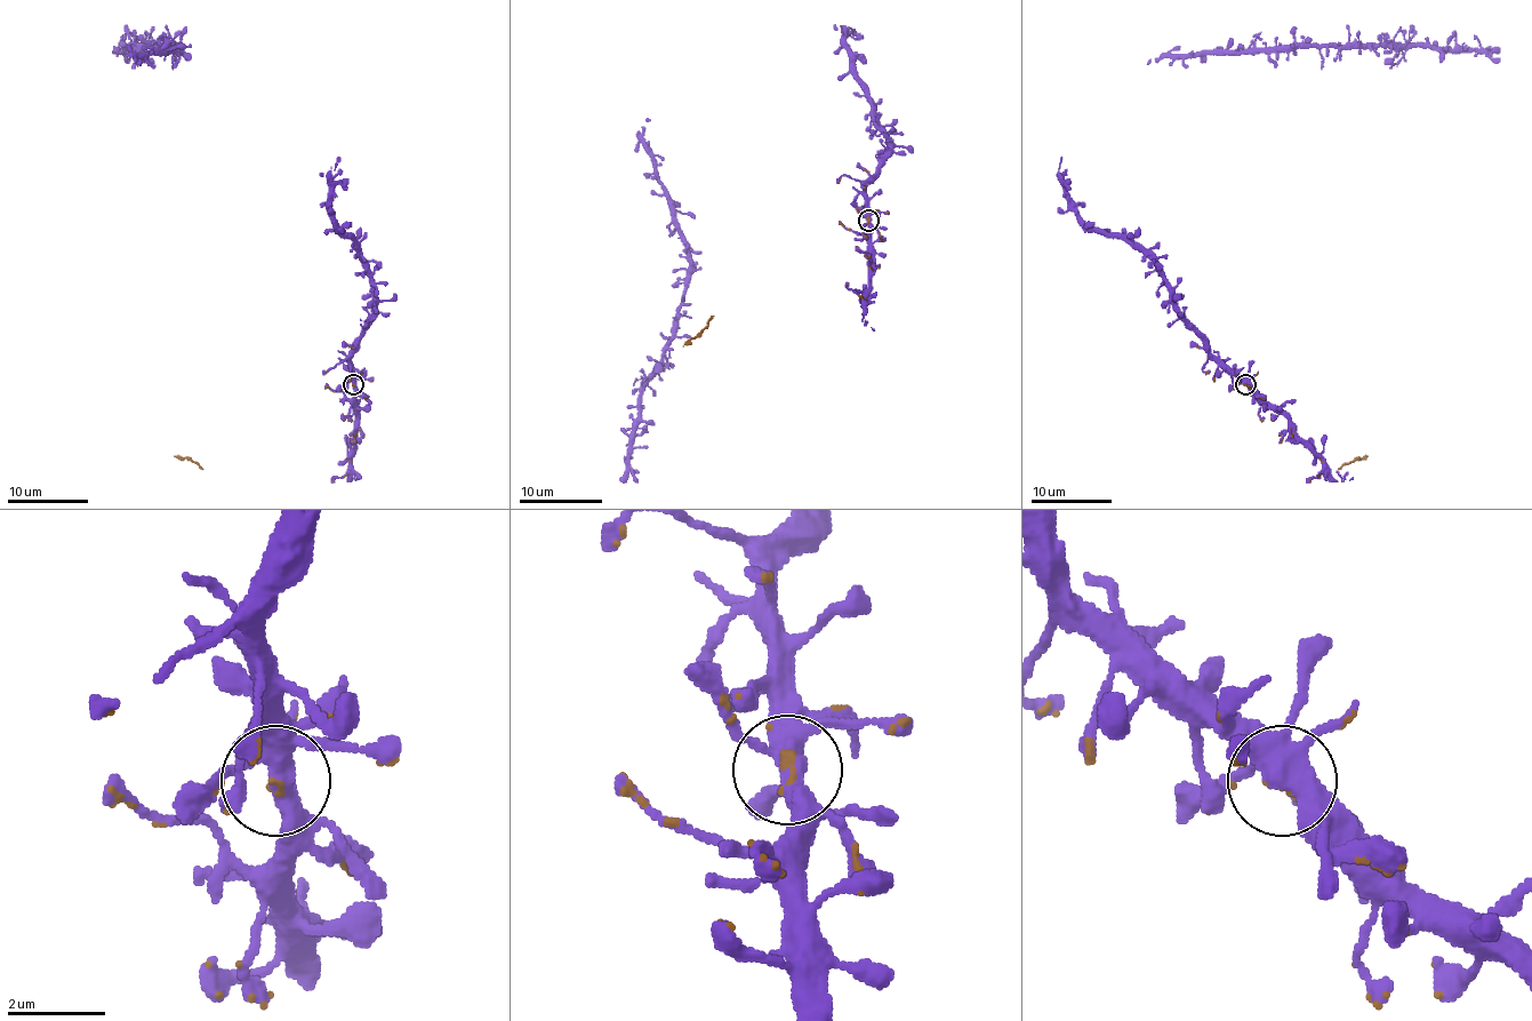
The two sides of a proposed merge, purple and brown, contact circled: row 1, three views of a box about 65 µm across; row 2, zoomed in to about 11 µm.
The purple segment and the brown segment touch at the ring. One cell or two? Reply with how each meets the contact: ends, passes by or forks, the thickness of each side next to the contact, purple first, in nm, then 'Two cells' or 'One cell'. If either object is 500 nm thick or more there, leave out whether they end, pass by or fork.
At the ring purple forks. At the ring brown ends. Thickness 440 nm (purple) against 90 nm. One cell

